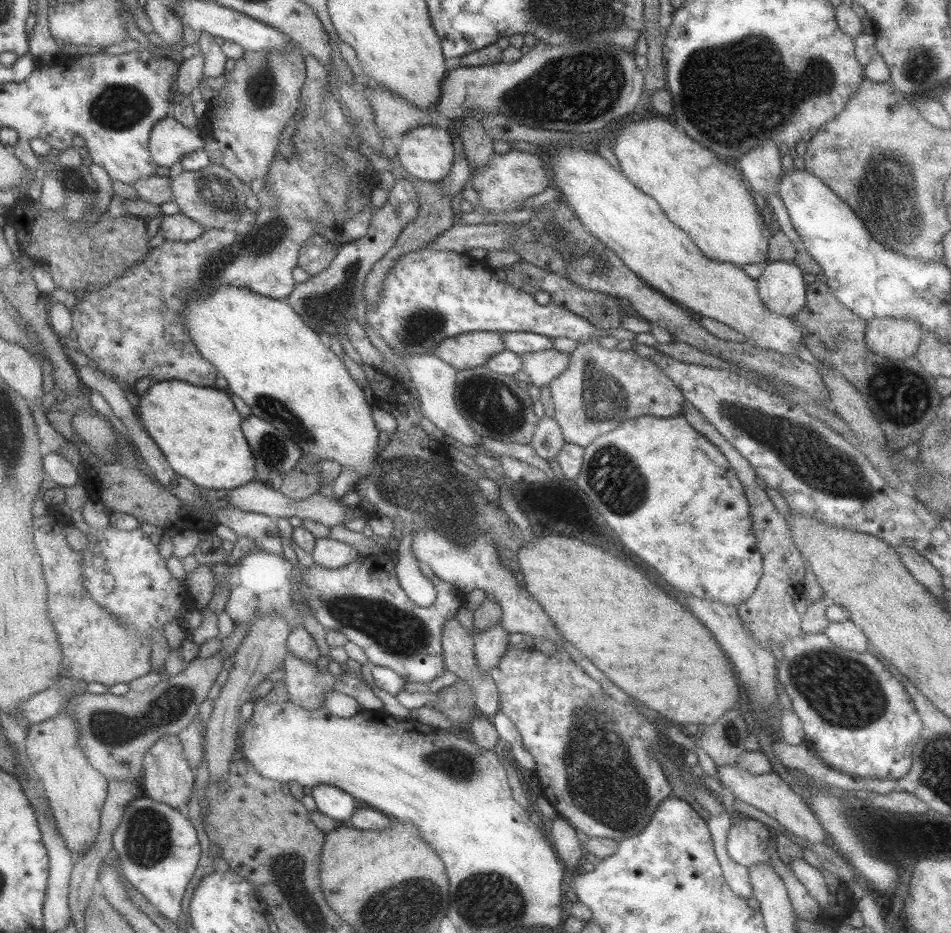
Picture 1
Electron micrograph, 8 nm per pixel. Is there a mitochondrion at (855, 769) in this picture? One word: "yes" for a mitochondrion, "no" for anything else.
no

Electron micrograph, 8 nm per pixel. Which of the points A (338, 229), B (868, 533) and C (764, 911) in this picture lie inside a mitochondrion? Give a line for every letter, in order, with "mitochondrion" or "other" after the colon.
A: other
B: other
C: other

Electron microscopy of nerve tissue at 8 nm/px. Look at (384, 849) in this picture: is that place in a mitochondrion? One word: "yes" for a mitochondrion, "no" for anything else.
no

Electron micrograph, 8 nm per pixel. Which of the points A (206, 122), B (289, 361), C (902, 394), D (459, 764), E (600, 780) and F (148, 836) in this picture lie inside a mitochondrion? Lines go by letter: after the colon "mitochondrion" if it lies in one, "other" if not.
A: other
B: other
C: mitochondrion
D: mitochondrion
E: mitochondrion
F: mitochondrion

